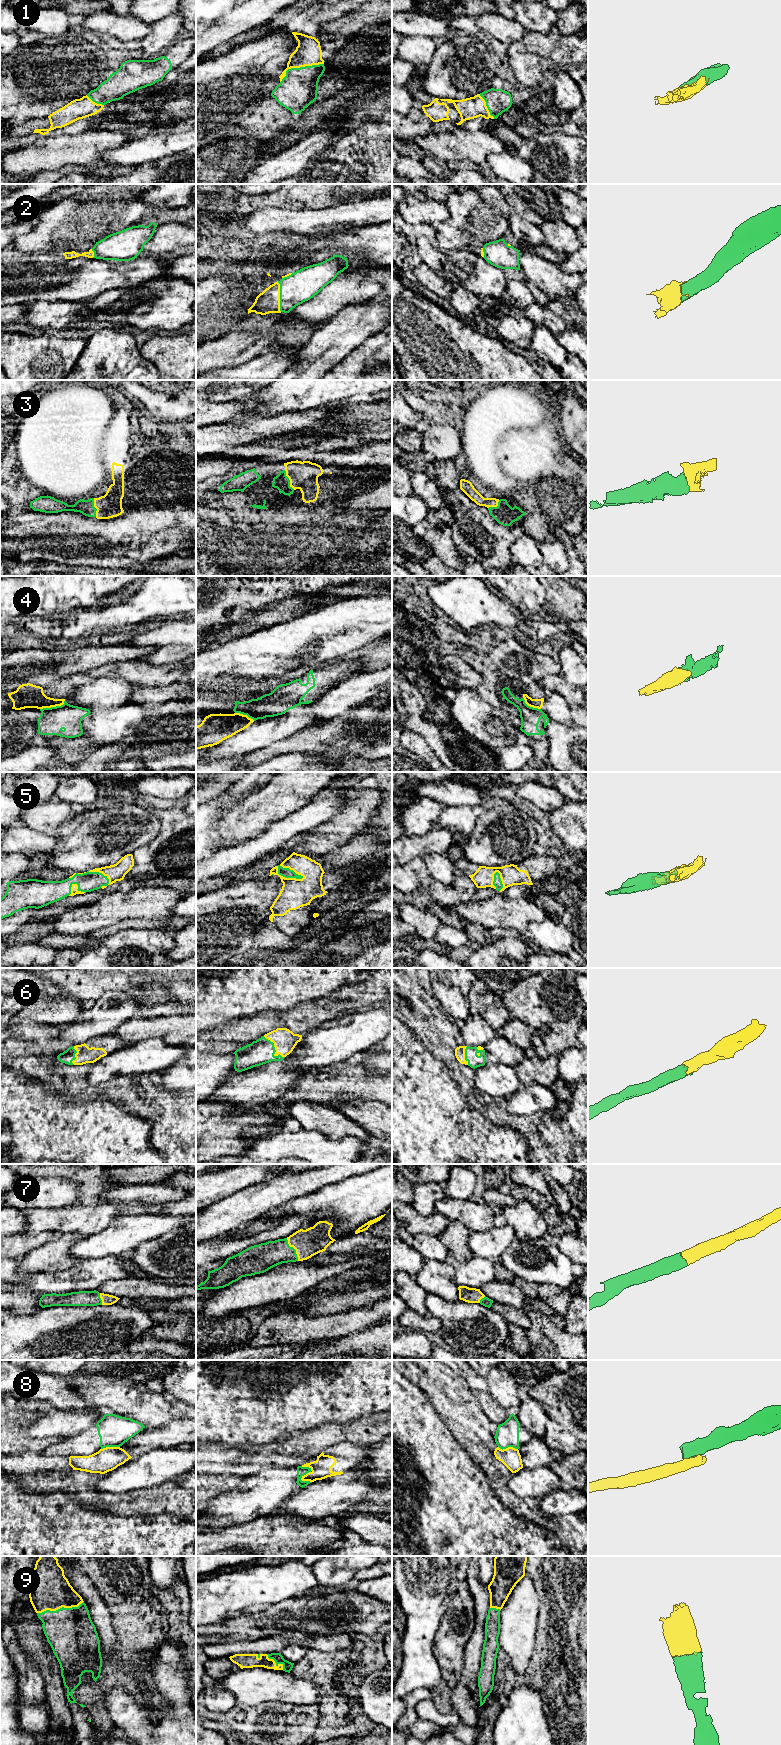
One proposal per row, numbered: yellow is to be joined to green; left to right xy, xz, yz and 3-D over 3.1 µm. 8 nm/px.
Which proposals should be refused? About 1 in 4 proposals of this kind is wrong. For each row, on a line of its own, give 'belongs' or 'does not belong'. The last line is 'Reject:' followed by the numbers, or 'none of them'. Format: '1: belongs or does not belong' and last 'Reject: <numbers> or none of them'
1: belongs
2: belongs
3: belongs
4: does not belong
5: belongs
6: belongs
7: belongs
8: does not belong
9: belongs
Reject: 4, 8

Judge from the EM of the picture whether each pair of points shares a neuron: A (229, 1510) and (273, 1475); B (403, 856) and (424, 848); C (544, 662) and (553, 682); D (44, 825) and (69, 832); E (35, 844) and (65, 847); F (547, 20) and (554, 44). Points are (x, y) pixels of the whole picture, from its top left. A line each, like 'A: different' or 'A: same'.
A: same
B: same
C: different
D: different
E: different
F: different

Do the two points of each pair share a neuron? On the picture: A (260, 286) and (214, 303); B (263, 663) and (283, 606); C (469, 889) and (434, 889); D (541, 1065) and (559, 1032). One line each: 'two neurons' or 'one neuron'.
A: one neuron
B: two neurons
C: one neuron
D: two neurons

